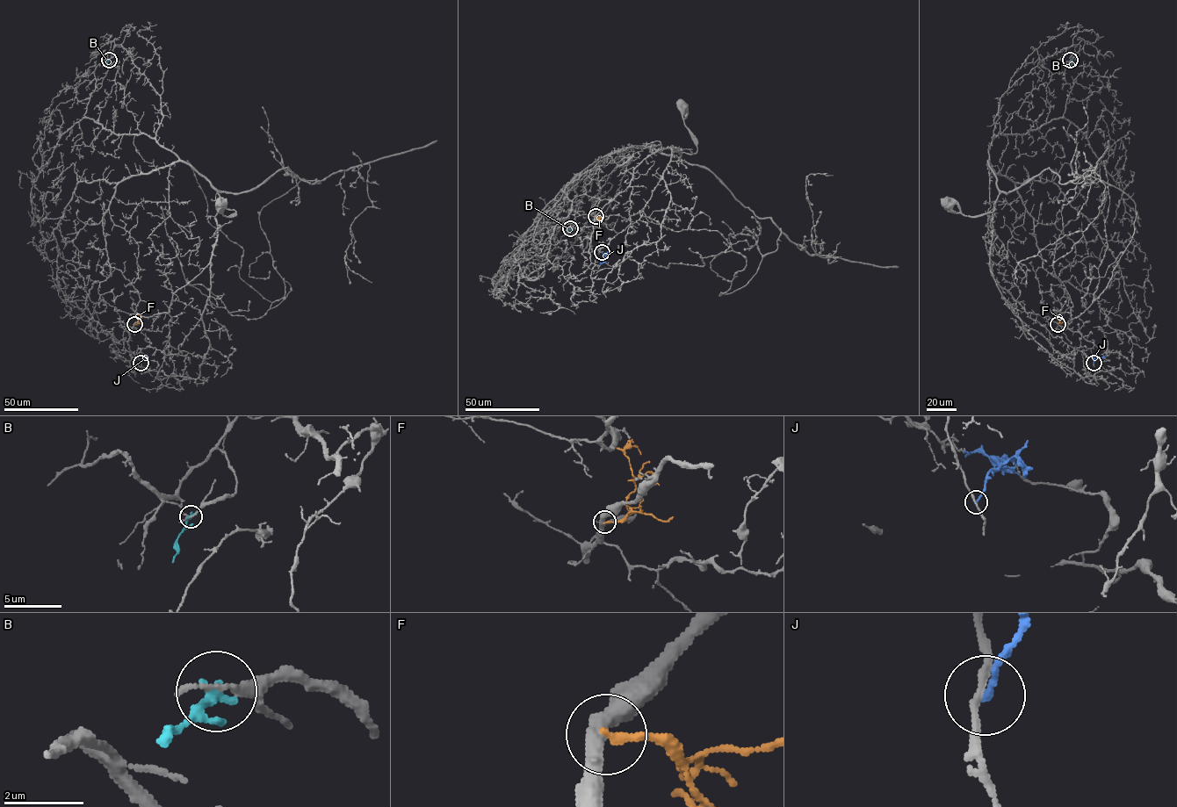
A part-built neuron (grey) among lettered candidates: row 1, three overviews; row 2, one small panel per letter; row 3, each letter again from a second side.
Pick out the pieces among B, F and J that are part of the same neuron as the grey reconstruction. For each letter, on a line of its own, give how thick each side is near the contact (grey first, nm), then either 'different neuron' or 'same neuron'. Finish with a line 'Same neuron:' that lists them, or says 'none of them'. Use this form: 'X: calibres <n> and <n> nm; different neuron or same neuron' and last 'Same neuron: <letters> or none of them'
B: calibres 140 and 240 nm; different neuron
F: calibres 400 and 200 nm; different neuron
J: calibres 180 and 170 nm; different neuron
Same neuron: none of them

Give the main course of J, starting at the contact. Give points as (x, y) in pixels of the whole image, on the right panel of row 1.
J: (1093, 363), (1104, 356)

